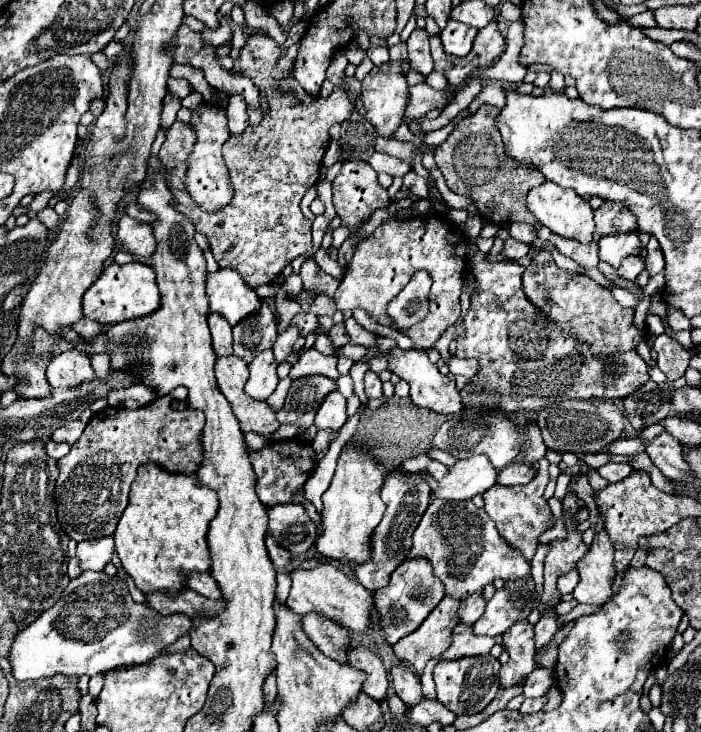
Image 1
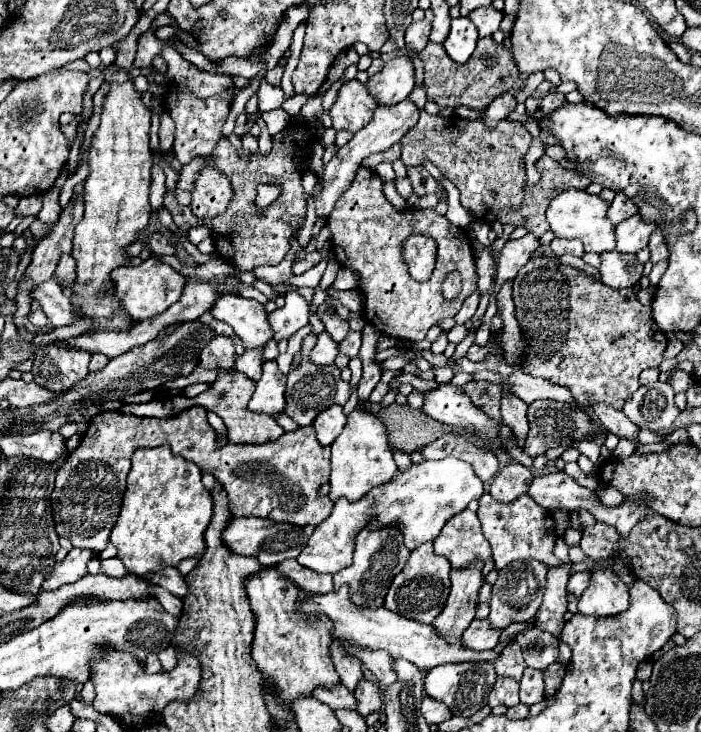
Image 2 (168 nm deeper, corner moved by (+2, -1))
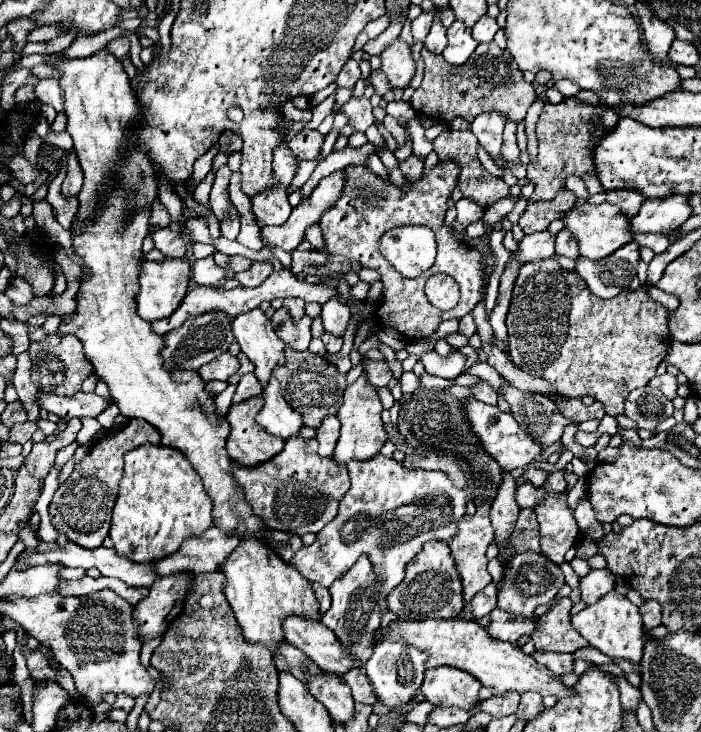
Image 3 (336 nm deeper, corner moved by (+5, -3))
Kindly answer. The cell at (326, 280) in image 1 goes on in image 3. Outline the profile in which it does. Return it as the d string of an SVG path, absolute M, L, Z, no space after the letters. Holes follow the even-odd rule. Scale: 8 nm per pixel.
M295 250L291 254L293 262L291 262L291 272L299 274L303 272L305 266L323 266L327 262L328 255L324 252L315 252L315 250Z

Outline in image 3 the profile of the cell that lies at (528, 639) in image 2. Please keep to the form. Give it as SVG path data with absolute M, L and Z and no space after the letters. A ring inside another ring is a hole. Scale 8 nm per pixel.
M533 652L533 658L547 666L551 672L563 676L563 674L571 674L573 672L573 654L555 654L555 652Z

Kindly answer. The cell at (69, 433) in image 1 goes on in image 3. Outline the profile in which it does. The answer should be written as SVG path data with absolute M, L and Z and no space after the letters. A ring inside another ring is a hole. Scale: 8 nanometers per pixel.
M34 422L17 423L10 430L9 441L23 445L32 438L37 430L37 424Z

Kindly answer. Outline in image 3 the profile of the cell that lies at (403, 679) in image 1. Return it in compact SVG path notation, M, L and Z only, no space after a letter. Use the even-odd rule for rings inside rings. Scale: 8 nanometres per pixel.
M287 616L283 620L285 640L307 654L319 668L343 674L351 668L351 658L341 650L333 632L319 620Z

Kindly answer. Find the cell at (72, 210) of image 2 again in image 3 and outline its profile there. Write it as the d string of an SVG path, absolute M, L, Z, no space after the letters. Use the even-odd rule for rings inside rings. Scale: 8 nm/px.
M73 150L67 152L67 176L61 184L61 194L63 196L75 196L79 194L83 186L83 172L81 172L81 166L77 162L77 154Z

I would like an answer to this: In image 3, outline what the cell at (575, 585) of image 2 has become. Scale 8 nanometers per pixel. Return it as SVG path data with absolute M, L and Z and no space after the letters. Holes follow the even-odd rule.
M591 570L585 578L581 578L581 600L585 604L595 604L603 594L615 588L615 576L609 570Z

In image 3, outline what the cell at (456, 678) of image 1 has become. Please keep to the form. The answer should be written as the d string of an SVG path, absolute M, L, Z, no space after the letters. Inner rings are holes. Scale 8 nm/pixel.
M431 668L425 672L421 690L433 706L457 706L469 712L477 710L479 680L459 668Z

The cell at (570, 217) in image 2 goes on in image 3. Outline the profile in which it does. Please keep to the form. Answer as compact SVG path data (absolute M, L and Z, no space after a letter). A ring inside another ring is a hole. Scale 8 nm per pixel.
M603 202L599 206L595 206L595 204L583 204L581 208L571 208L563 216L563 222L565 222L565 228L571 230L577 236L581 256L591 258L591 260L601 260L601 258L609 256L611 252L619 250L623 244L627 244L627 242L633 240L631 230L629 230L631 218L623 216L623 212L619 212L619 208L615 208L609 202Z

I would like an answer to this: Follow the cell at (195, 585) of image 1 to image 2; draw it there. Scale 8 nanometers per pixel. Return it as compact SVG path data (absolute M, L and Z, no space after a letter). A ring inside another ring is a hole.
M166 568L166 570L160 570L152 576L146 576L146 580L150 580L152 584L158 584L162 588L166 588L168 592L172 592L174 596L178 598L186 598L190 586L186 586L186 580L184 576L178 572L178 568Z

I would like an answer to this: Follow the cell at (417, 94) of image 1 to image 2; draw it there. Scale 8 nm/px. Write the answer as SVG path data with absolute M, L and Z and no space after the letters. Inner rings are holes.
M406 98L402 102L398 102L396 106L386 106L386 108L376 108L374 112L374 118L370 120L368 126L364 126L362 130L358 130L354 134L354 138L342 146L338 150L338 154L328 162L328 166L324 168L324 178L322 178L322 184L316 186L314 190L314 200L316 200L316 212L318 216L330 216L332 208L334 208L334 202L338 200L338 196L350 186L350 182L354 180L354 174L360 166L360 162L370 156L372 152L382 152L386 148L390 148L394 142L400 142L402 136L418 122L418 108L416 104Z

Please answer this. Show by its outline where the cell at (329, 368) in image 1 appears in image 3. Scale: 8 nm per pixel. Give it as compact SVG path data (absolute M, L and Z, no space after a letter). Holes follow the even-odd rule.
M323 332L321 340L323 340L323 344L325 344L325 348L327 348L329 354L337 354L337 352L341 350L341 346L343 346L343 338L339 338L339 336L331 336L329 332Z

